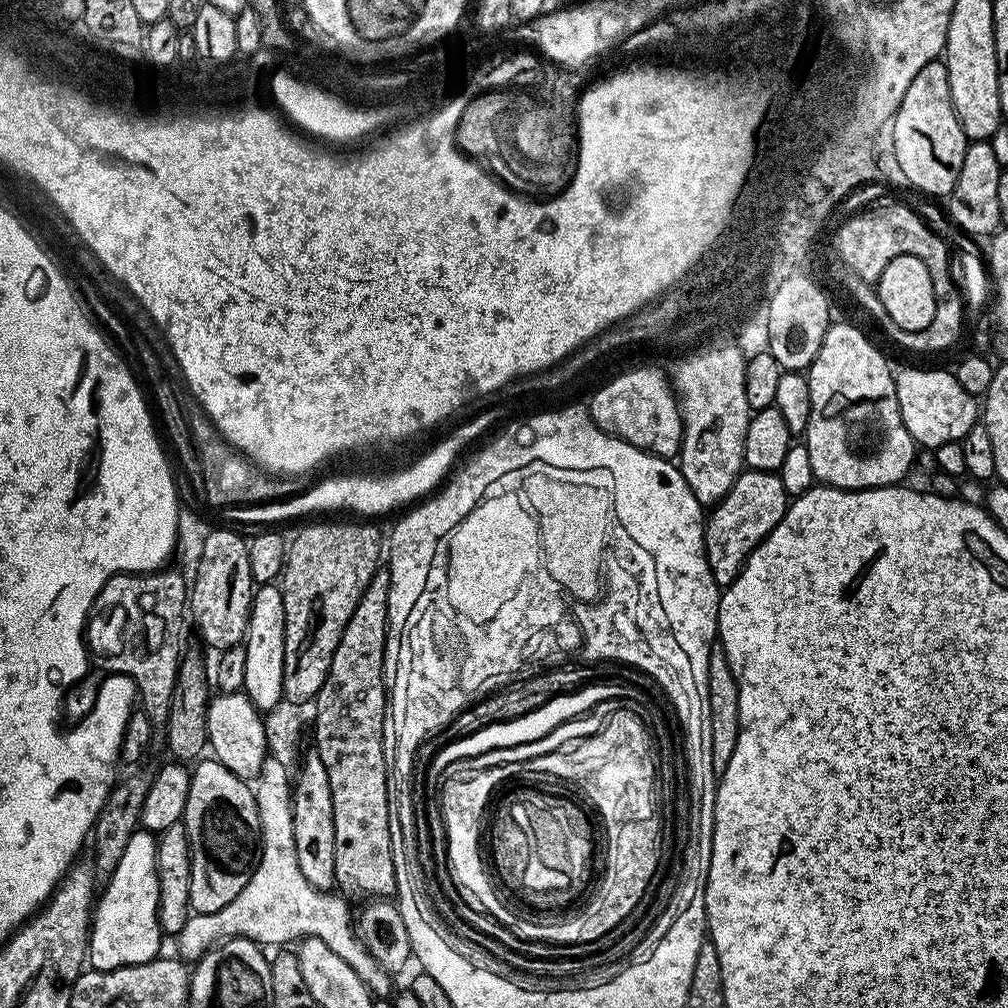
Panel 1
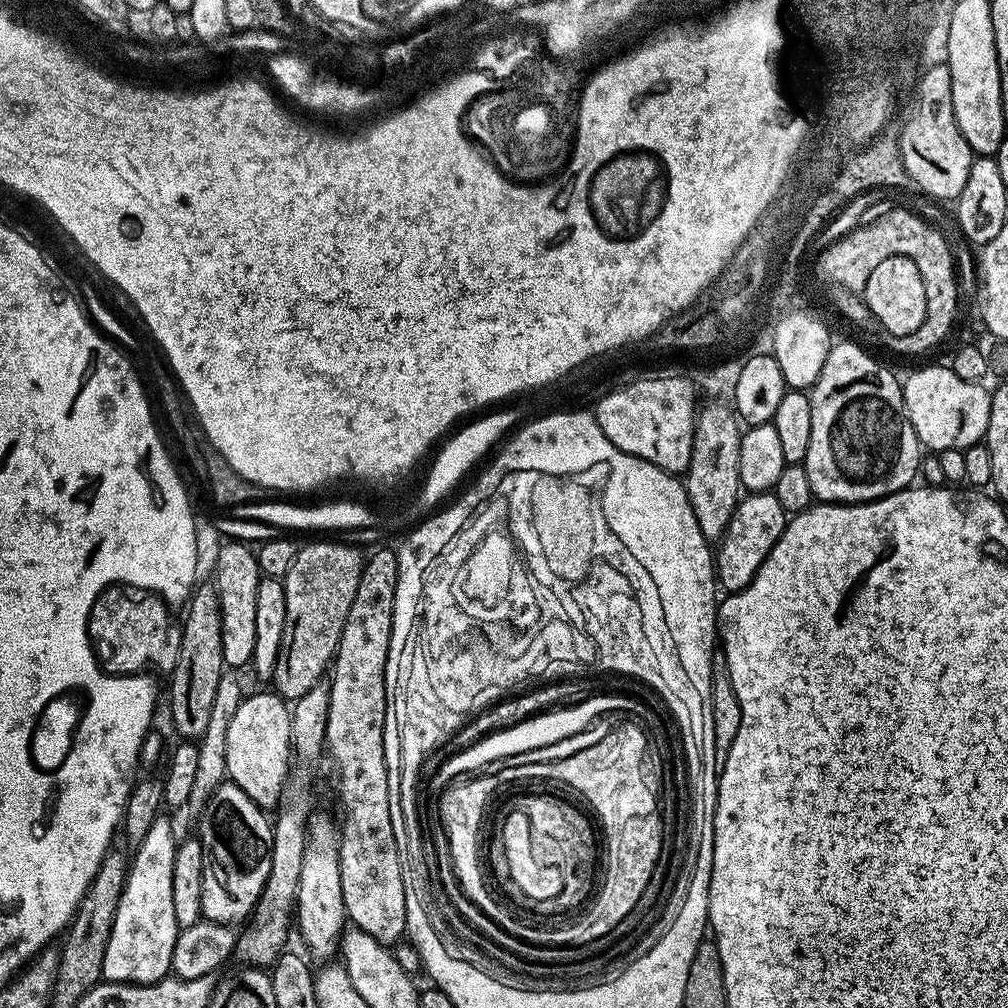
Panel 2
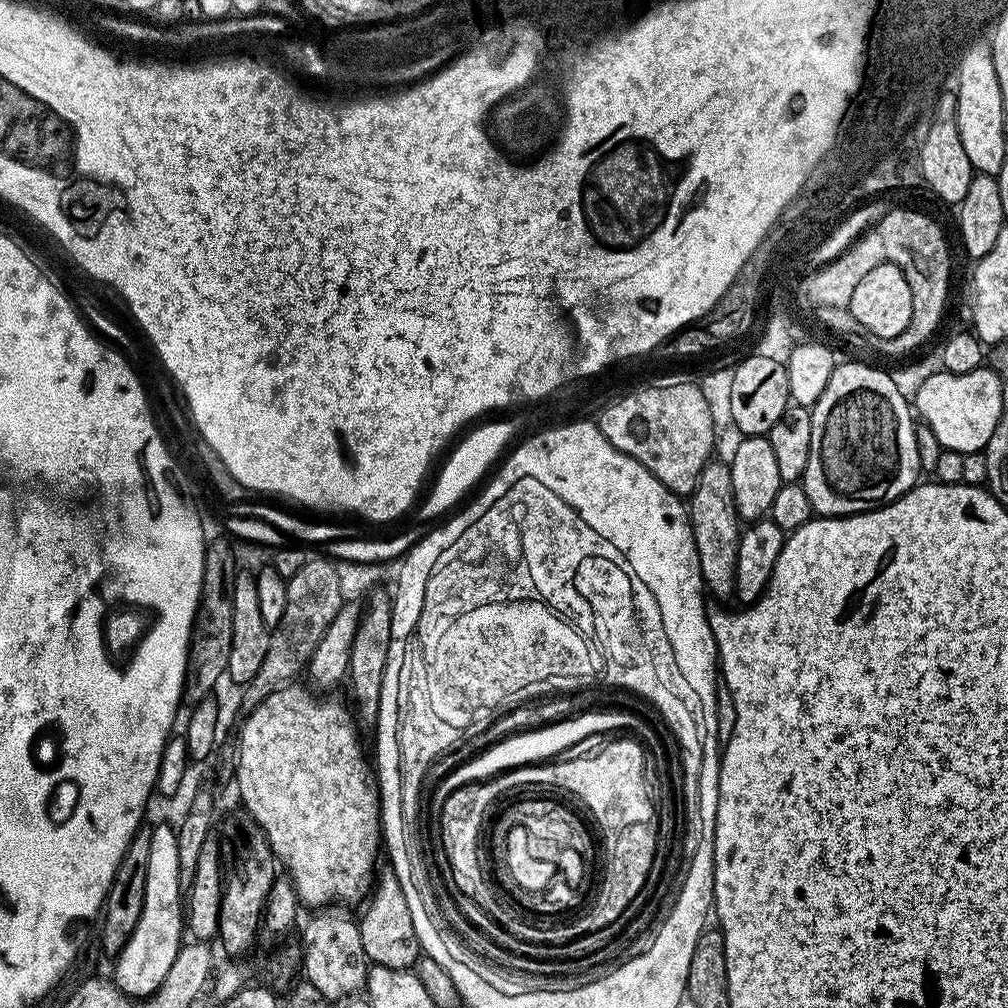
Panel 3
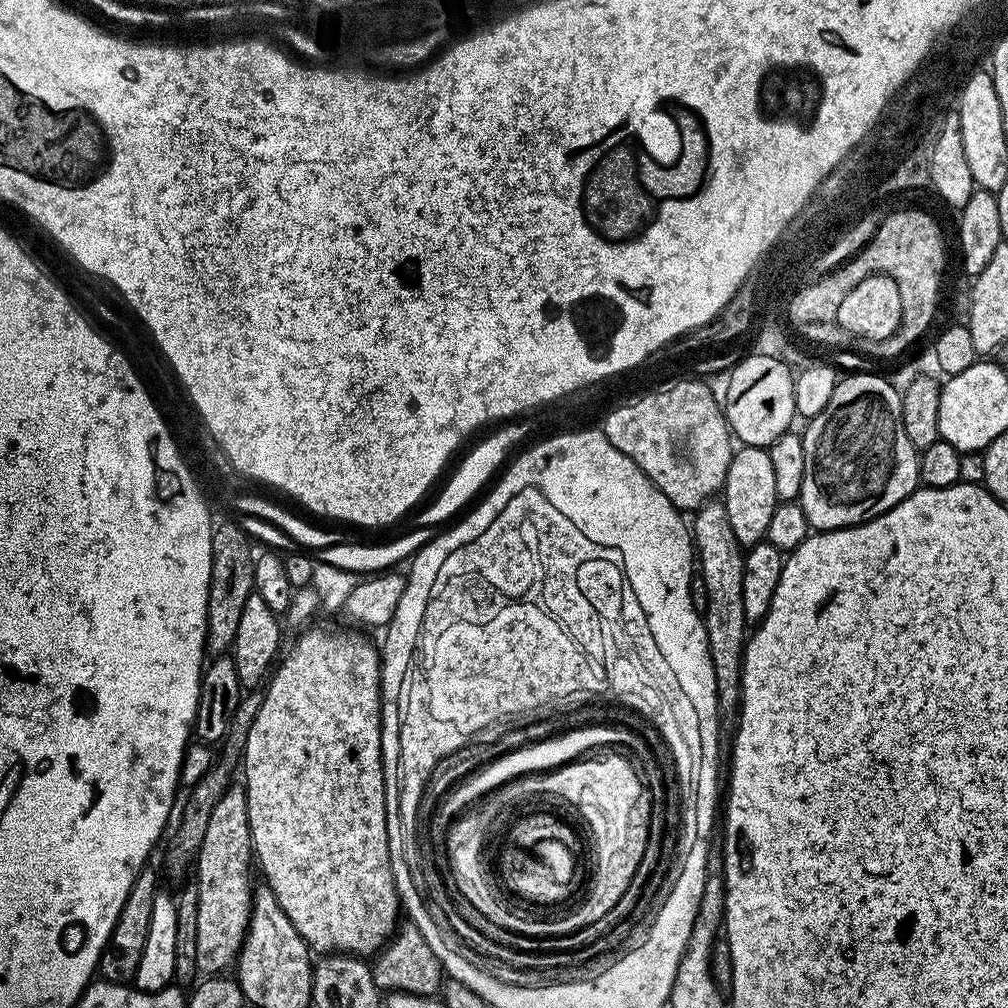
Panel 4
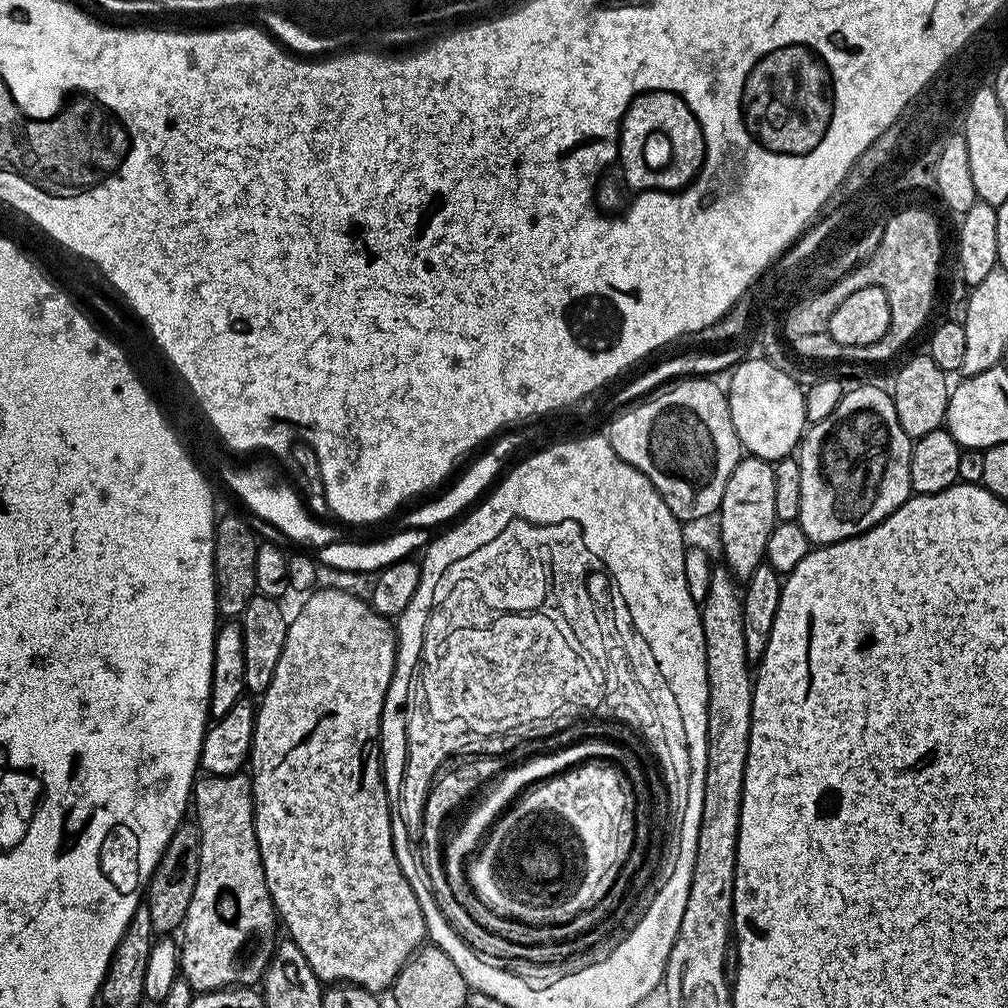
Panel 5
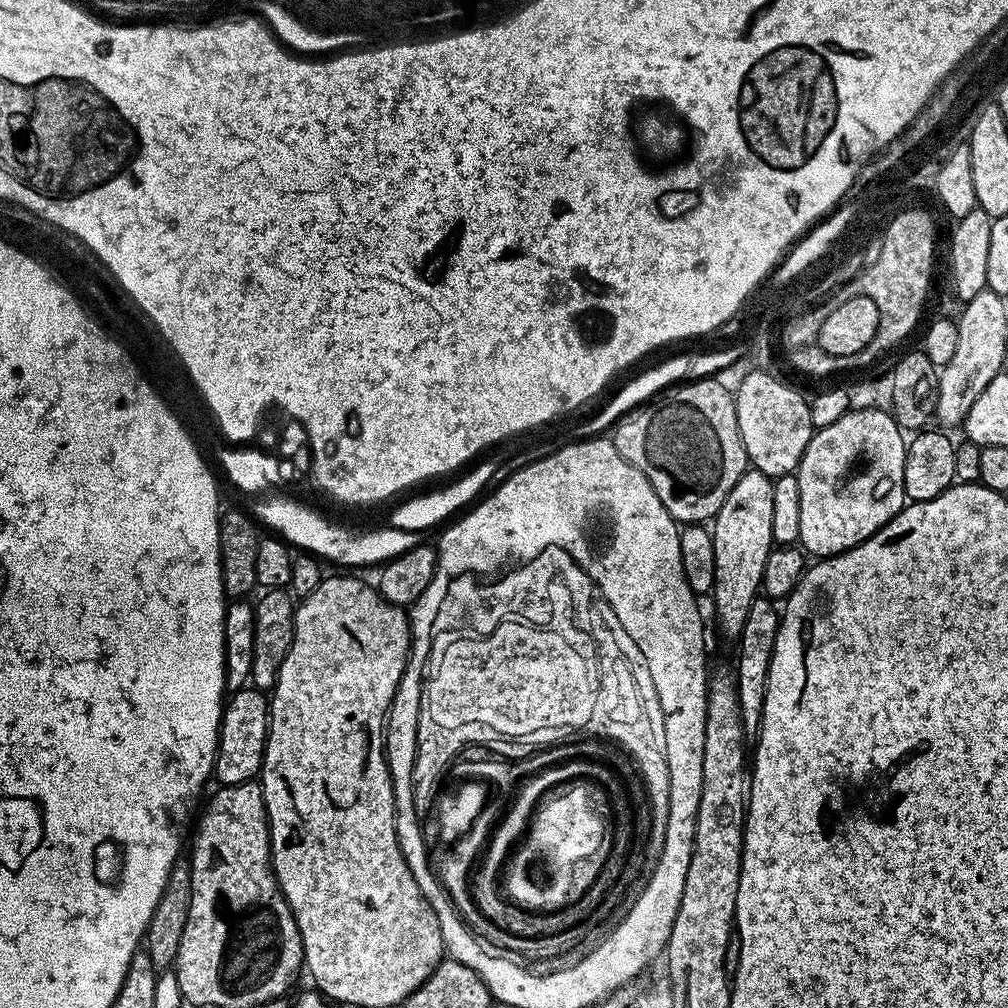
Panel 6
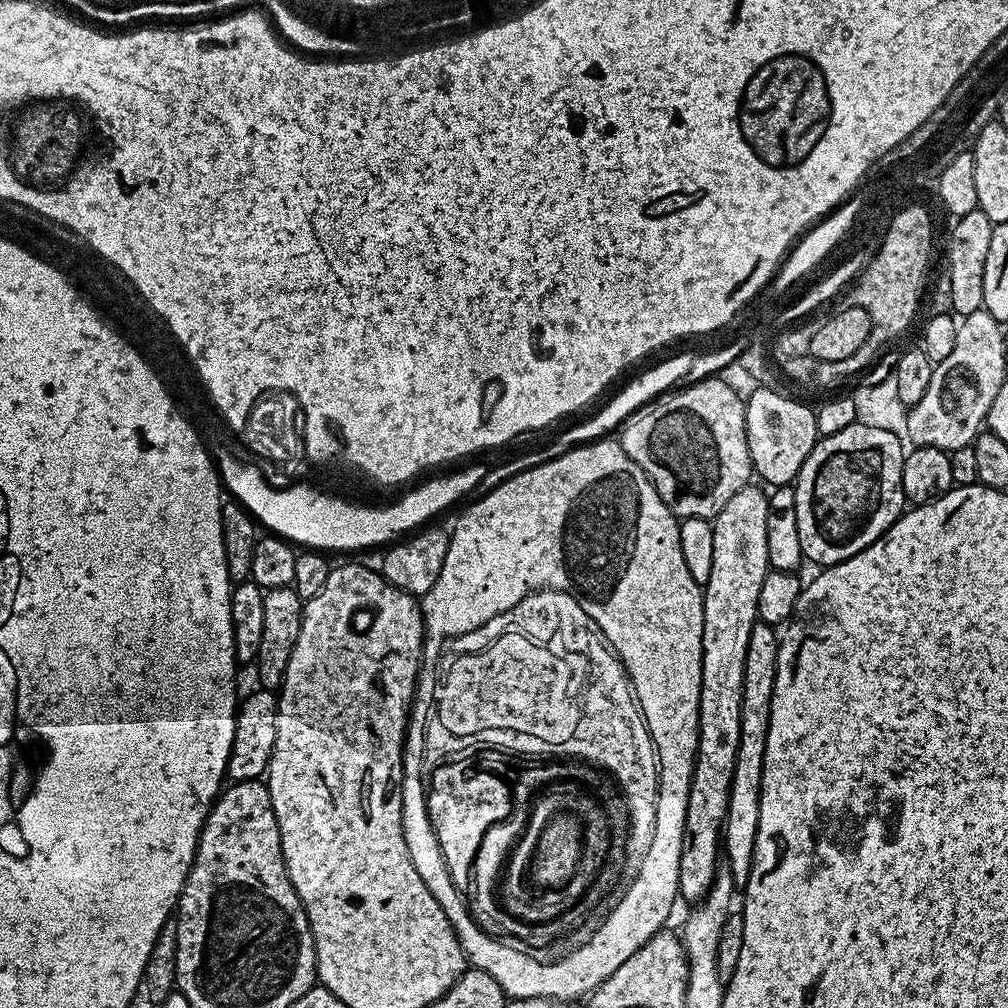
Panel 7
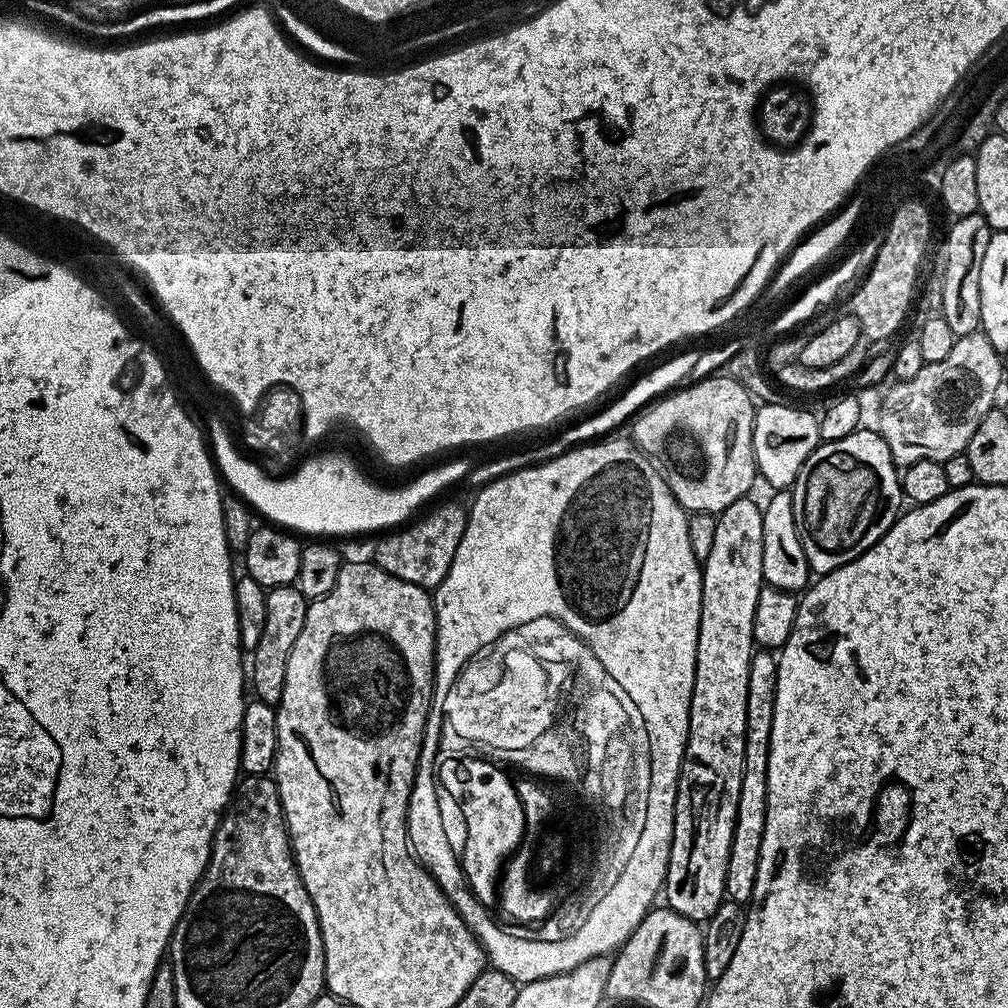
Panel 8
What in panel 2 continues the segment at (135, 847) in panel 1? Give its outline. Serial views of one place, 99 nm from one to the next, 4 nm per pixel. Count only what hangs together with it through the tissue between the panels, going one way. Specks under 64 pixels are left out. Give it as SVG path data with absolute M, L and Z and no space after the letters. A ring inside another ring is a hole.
M157 816L146 838L131 853L128 877L106 942L106 958L102 958L105 981L156 984L172 972L172 955L181 930L174 918L174 862L178 849L176 832L166 816Z

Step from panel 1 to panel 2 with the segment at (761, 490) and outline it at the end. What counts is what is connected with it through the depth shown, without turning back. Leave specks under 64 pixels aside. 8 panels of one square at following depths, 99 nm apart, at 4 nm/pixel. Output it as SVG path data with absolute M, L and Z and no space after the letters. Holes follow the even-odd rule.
M775 491L748 492L741 495L730 518L730 526L726 526L724 535L714 548L716 583L725 593L741 592L746 590L746 586L750 586L750 582L754 582L758 566L766 562L766 554L774 550L774 542L782 538L789 519L790 513L784 509L782 502L778 502Z

